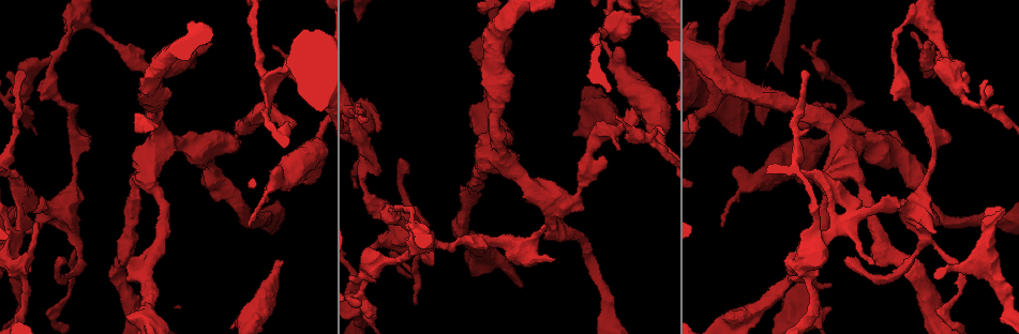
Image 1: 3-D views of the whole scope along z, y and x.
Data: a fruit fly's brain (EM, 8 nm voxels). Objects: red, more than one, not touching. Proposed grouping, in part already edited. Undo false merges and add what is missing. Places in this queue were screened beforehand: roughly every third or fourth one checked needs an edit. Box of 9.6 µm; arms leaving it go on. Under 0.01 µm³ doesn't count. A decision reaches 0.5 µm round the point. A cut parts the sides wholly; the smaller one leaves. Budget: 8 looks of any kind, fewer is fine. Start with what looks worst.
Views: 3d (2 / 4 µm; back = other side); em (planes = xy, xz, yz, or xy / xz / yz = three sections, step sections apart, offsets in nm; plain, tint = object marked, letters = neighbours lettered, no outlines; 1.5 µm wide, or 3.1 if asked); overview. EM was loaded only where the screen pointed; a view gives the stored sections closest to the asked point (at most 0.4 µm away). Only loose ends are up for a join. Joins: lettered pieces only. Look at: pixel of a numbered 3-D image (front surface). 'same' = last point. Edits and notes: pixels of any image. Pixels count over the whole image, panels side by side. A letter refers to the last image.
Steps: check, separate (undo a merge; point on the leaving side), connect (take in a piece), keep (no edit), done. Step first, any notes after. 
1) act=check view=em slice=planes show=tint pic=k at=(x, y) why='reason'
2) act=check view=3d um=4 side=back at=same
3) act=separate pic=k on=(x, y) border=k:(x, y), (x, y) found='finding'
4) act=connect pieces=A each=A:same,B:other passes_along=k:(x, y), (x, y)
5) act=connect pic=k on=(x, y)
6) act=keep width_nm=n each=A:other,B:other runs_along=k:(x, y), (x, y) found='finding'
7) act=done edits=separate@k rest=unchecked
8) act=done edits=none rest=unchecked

act=check view=em slice=planes show=letters pic=1 at=(543, 225)

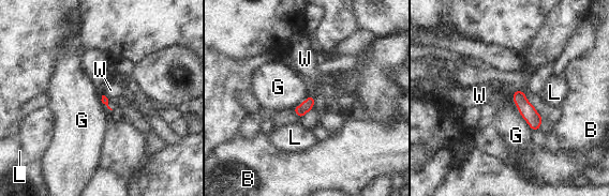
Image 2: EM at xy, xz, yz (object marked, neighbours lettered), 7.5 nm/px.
act=keep each=B:other,G:other,L:other,W:other runs_along=2:(516, 93), (537, 126) found='no lettered piece goes on from it'

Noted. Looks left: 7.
act=check view=em slice=planes show=letters pic=1 at=(282, 262) why='free end'

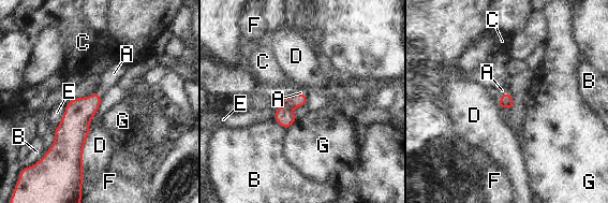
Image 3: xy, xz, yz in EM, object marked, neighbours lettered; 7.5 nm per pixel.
act=connect pic=3 on=(502, 90) each=A:same,B:other,C:other,D:other,E:other,F:other,G:other passes_along=3:(506, 101), (505, 93), (502, 90) found='the cell continues'

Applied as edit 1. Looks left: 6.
act=check view=overview why='redraw'

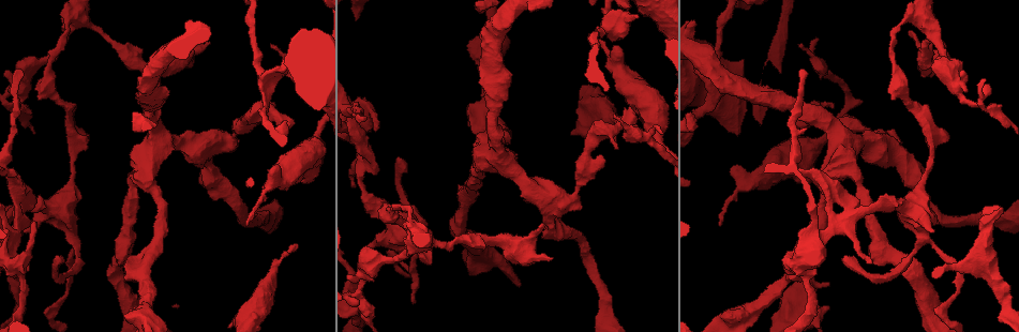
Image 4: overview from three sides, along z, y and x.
act=check view=3d um=2 side=back pic=4 at=(22, 70) why='branch stops here'

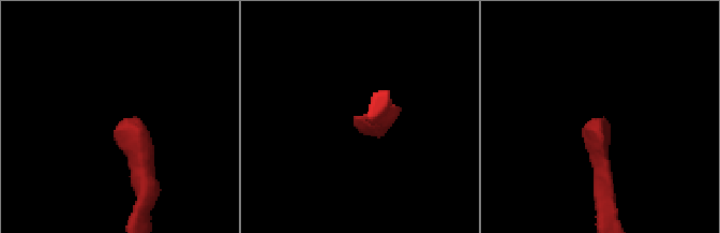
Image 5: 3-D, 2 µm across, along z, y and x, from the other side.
act=check view=em slice=yz step=8 show=letters pic=5 at=(117, 127)

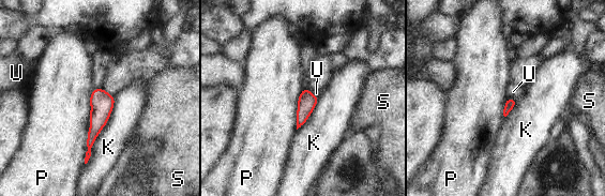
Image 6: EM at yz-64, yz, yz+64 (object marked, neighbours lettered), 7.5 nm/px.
act=keep each=K:other,P:other,S:other,U:other found='none of them fits'

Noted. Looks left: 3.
act=done edits=connect@3 rest=unchecked

